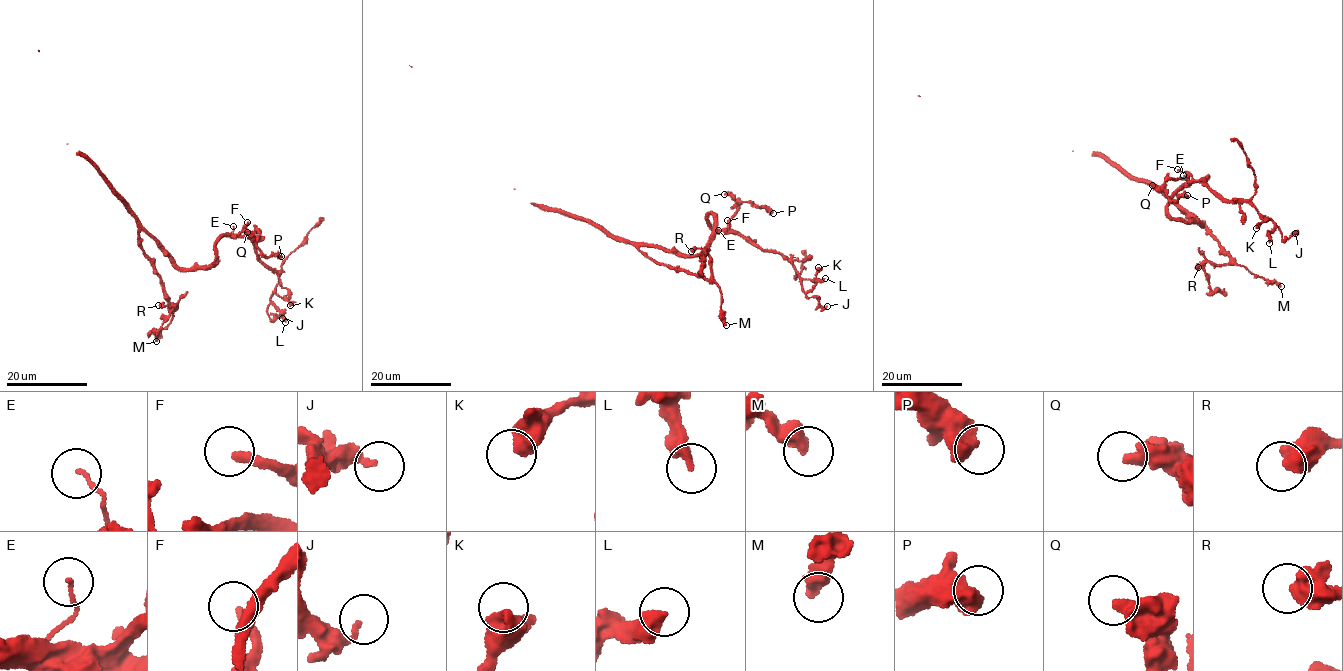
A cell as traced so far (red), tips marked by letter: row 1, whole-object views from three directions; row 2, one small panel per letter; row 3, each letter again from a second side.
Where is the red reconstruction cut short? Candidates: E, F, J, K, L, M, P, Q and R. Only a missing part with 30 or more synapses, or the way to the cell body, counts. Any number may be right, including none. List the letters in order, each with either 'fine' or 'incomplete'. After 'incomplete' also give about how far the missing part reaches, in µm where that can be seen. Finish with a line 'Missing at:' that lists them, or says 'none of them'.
E: fine
F: incomplete; about 8 µm are missing
J: fine
K: fine
L: fine
M: fine
P: fine
Q: fine
R: fine
Missing at: F

